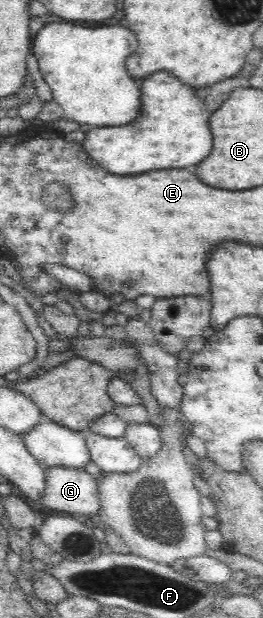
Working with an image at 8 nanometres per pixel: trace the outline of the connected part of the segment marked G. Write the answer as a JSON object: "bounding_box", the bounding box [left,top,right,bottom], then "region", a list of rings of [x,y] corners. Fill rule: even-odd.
{"bounding_box":[38,466,101,521],"region":[[[55,466],[45,468],[45,475],[47,475],[47,488],[45,488],[45,492],[39,500],[38,504],[41,504],[41,506],[47,506],[47,508],[53,508],[53,510],[59,510],[59,512],[67,512],[67,514],[85,521],[91,514],[97,514],[101,510],[97,480],[87,471]]]}

